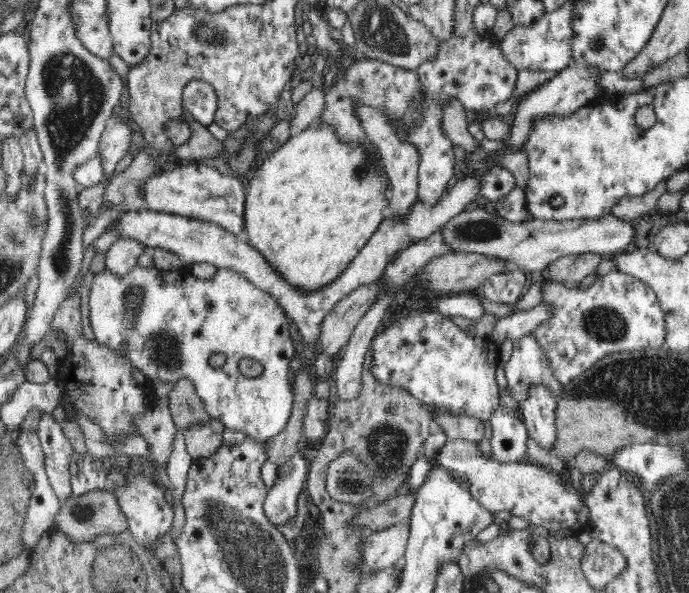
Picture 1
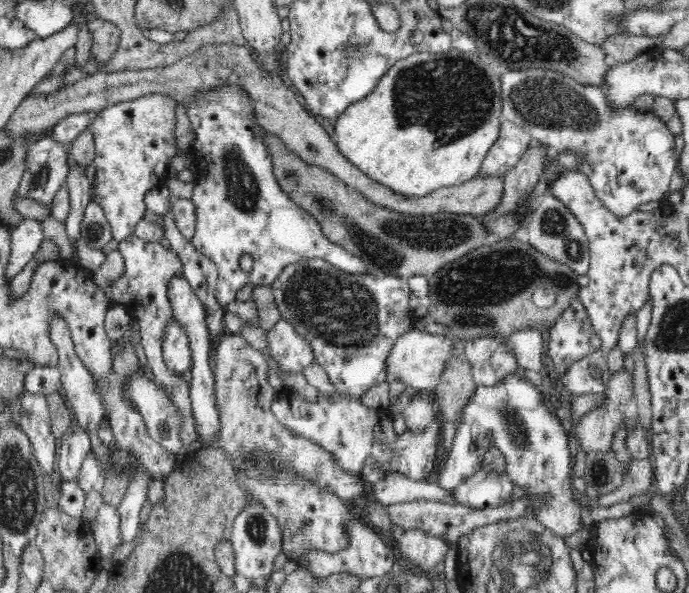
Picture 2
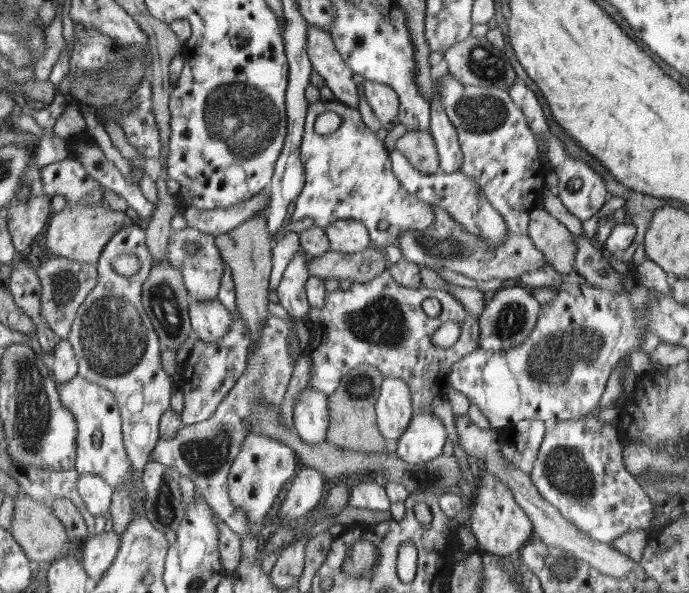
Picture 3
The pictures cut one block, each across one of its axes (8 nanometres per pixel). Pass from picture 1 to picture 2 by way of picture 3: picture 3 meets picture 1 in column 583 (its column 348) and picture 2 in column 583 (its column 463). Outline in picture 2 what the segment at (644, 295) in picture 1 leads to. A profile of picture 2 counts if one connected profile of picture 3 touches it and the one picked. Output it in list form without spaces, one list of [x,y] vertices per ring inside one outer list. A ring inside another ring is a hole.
[[[577,296],[570,306],[557,317],[552,324],[550,331],[545,331],[548,336],[548,356],[552,360],[552,366],[550,372],[553,376],[558,374],[564,374],[568,371],[568,368],[572,367],[580,359],[584,359],[584,356],[593,354],[601,348],[601,338],[597,336],[595,328],[592,327],[591,320],[588,319],[588,313],[586,307],[582,304]]]

